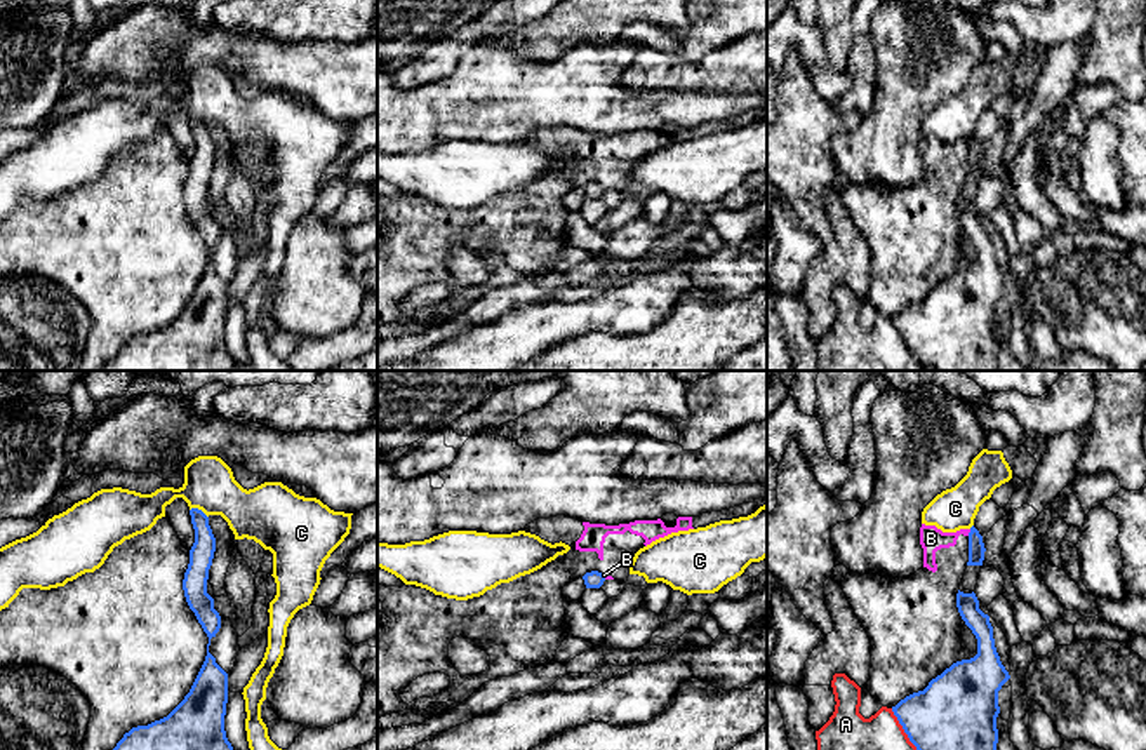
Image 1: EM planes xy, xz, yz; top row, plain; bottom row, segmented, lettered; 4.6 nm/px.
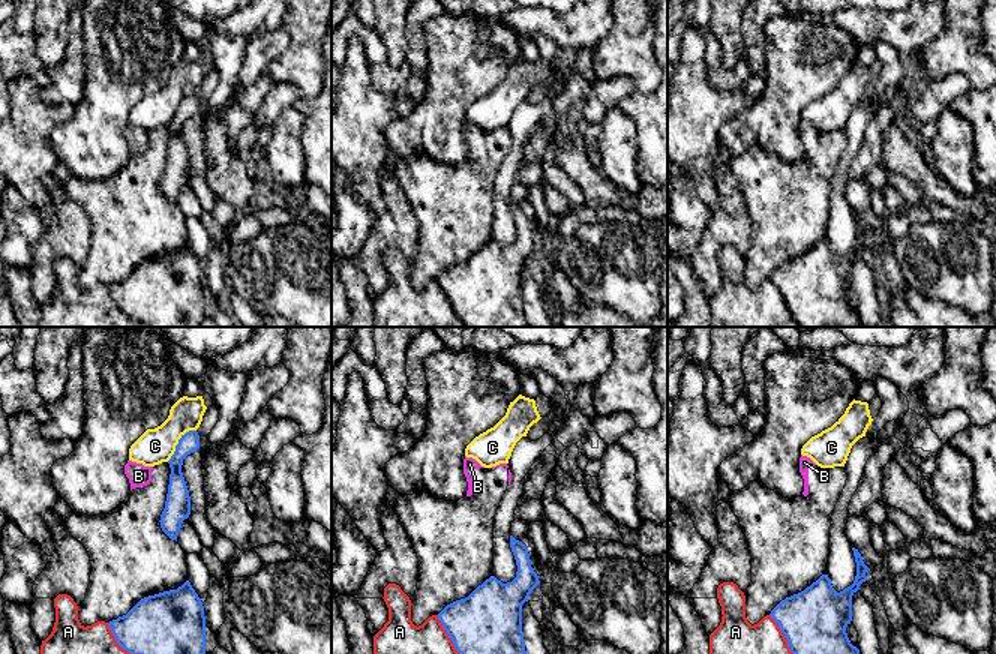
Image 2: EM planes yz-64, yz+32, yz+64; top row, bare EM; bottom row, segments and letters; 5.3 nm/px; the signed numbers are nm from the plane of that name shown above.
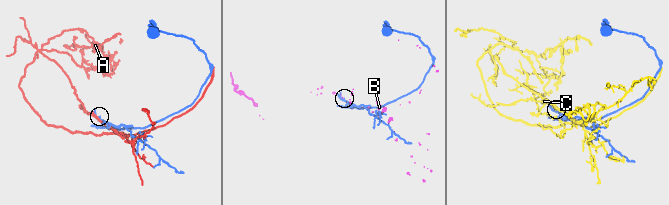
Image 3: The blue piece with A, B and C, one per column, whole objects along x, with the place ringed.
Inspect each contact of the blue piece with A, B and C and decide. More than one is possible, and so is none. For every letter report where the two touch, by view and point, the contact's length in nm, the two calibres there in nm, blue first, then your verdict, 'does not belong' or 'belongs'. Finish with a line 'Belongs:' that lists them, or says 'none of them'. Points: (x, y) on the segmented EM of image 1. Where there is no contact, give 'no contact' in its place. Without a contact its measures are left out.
A: yz (903, 728) | 220 nm | 360/180 nm | does not belong
B: yz (969, 533) | 40 nm | 80/110 nm | does not belong
C: xy (197, 508) | 100 nm | 110/240 nm | does not belong
Belongs: none of them

